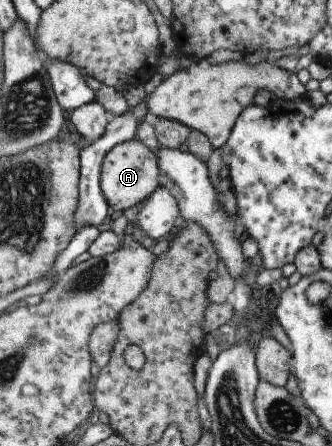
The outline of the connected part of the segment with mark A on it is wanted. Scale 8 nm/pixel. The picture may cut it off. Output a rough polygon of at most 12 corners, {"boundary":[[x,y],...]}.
{"boundary":[[138,139],[103,156],[100,188],[115,211],[158,187],[154,153]]}

